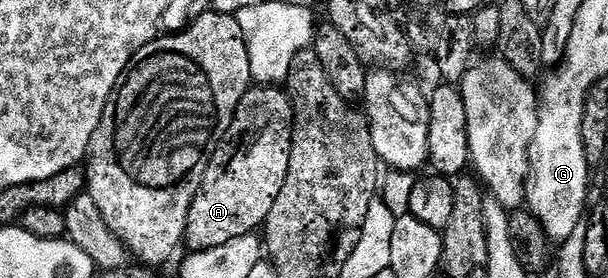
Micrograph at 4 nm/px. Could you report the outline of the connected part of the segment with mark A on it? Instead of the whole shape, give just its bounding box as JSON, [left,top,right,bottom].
[186,87,295,247]

